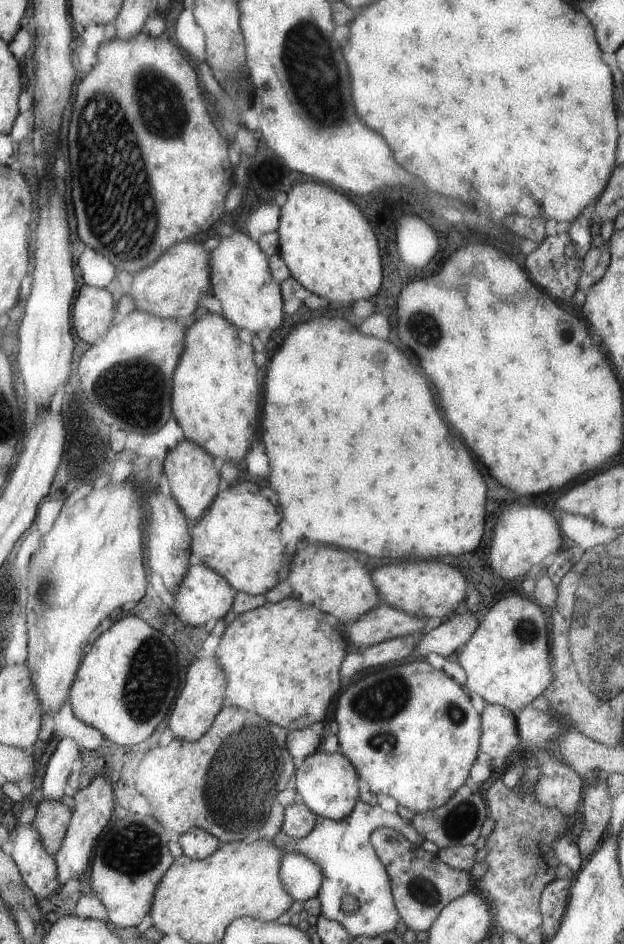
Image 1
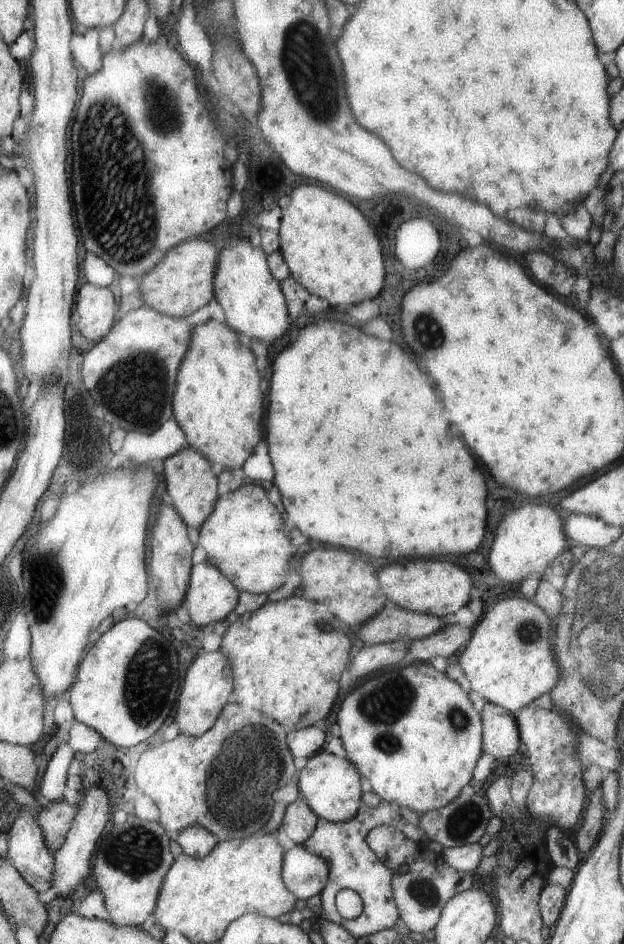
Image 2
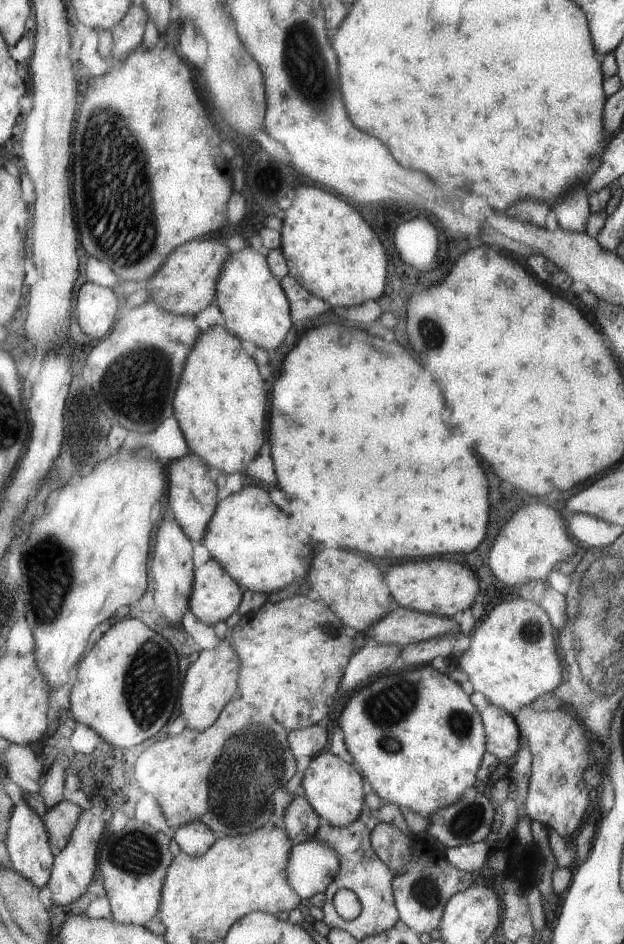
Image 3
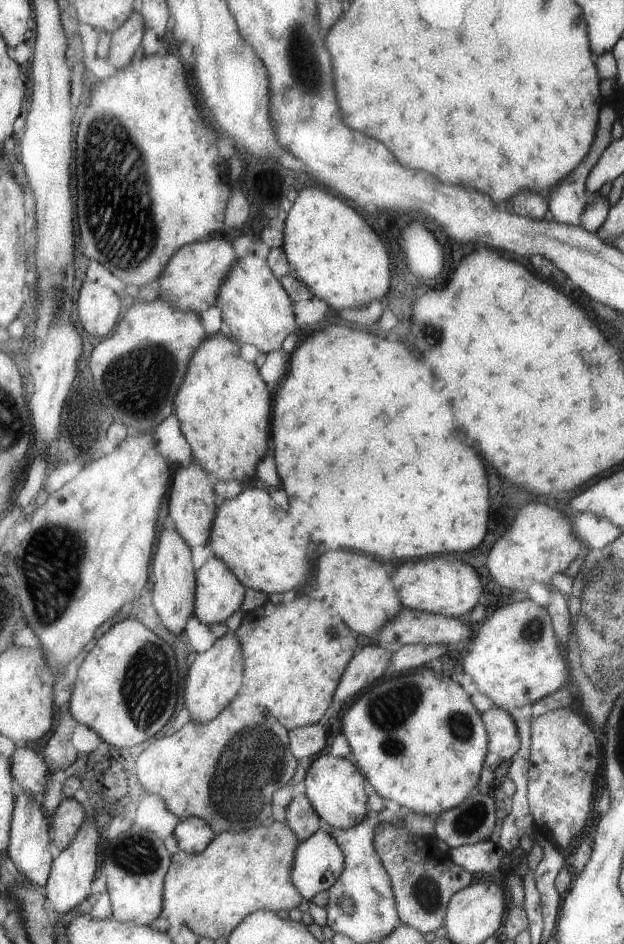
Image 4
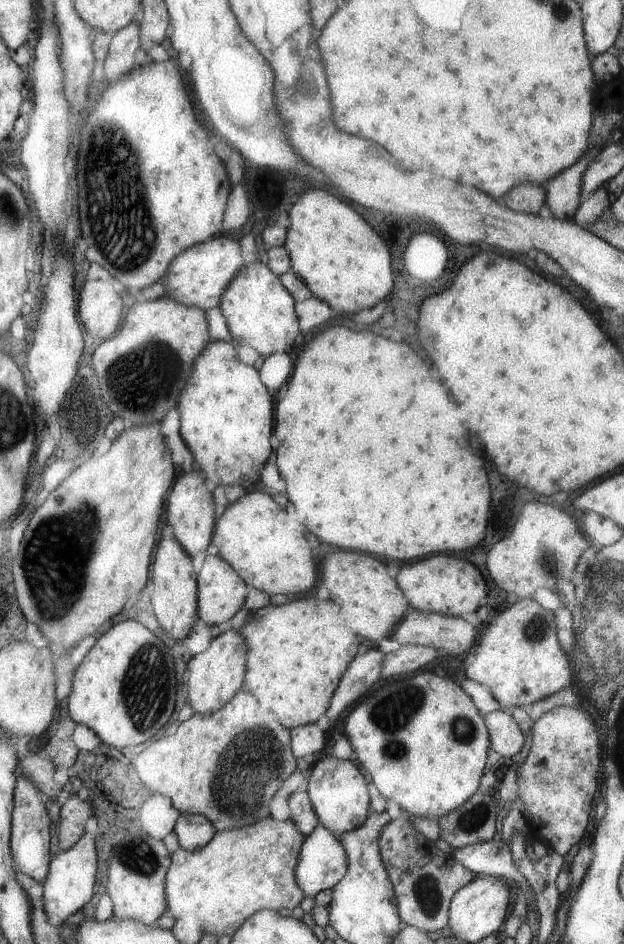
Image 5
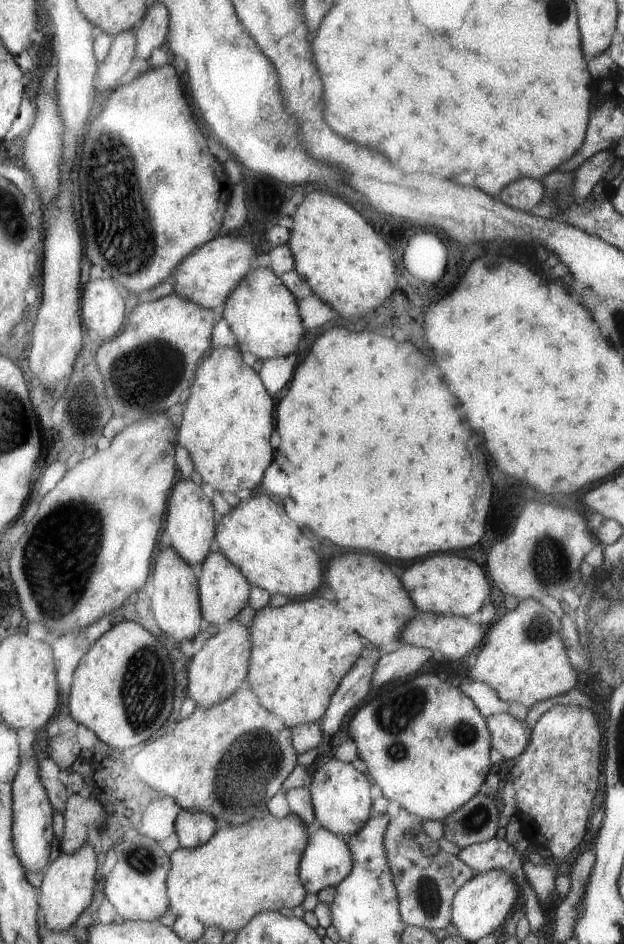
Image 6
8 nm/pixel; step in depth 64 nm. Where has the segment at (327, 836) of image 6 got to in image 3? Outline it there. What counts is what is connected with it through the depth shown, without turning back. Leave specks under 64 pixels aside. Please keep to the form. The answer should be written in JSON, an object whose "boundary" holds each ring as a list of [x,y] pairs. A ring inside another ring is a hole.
{"boundary":[[[317,838],[307,844],[293,846],[287,866],[289,882],[301,898],[311,900],[317,894],[325,894],[335,882],[341,870],[341,858],[337,850],[325,846]]]}

